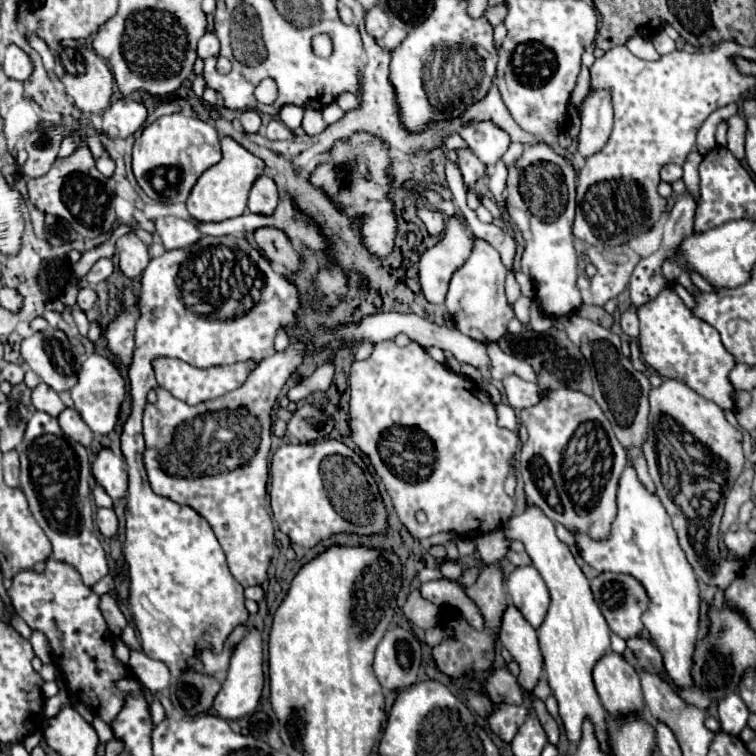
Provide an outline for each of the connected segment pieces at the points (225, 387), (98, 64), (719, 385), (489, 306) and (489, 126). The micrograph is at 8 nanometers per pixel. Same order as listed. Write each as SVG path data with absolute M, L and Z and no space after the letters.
M156 357L152 361L154 367L154 375L160 387L164 387L166 391L170 391L176 399L188 403L188 405L198 405L202 401L208 399L216 399L222 397L234 389L238 389L250 375L250 371L256 367L256 361L240 361L234 365L226 365L226 367L210 367L210 369L198 369L192 367L188 363L182 363L180 359L172 359L172 357Z
M62 43L56 49L56 75L64 83L68 95L76 99L76 105L92 115L102 115L104 109L110 105L114 77L106 61L92 51L92 47L86 47L84 43Z
M664 289L656 299L638 309L640 319L640 351L646 365L656 369L662 377L678 379L692 387L702 397L714 401L722 409L734 409L732 403L732 385L728 381L728 373L736 365L732 355L724 349L720 341L720 333L712 329L712 325L692 317L690 309L682 303L682 299L672 291Z
M474 239L472 253L466 259L466 263L452 275L448 295L444 301L460 333L482 343L494 343L506 333L508 321L514 317L514 309L508 305L504 295L504 279L506 279L506 267L502 265L498 251L484 239Z
M470 123L460 131L460 137L468 143L470 151L484 163L494 165L506 153L510 145L508 133L498 129L494 123Z

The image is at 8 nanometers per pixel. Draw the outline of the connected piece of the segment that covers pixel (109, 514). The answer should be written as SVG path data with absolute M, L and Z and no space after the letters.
M98 509L96 511L96 525L104 537L114 537L118 529L118 519L114 509Z

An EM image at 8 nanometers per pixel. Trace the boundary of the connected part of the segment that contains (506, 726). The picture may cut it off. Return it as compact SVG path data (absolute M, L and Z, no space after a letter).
M496 703L492 713L488 715L488 725L504 743L510 743L512 737L516 735L516 729L520 727L520 721L524 721L526 715L528 711L524 705L516 707L506 703Z

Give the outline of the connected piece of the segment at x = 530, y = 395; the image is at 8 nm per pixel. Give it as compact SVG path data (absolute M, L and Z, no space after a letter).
M508 375L502 379L508 405L514 409L526 409L540 401L540 389L536 383L528 383L518 375Z

